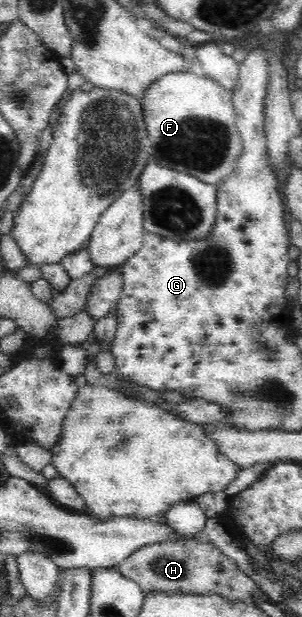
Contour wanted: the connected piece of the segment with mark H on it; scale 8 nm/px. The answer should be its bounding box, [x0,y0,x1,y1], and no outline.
[119,537,255,600]

